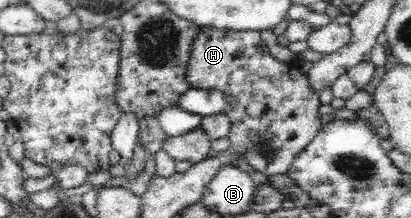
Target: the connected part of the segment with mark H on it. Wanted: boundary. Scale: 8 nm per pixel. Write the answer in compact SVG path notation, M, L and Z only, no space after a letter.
M202 27L198 39L194 41L188 74L193 88L218 89L228 95L229 108L224 115L228 115L232 123L227 136L230 149L246 153L248 164L254 170L273 176L288 173L292 161L314 140L323 124L318 113L321 102L314 91L308 88L307 74L300 71L297 61L283 62L273 57L267 46L258 50L262 42L258 32Z

